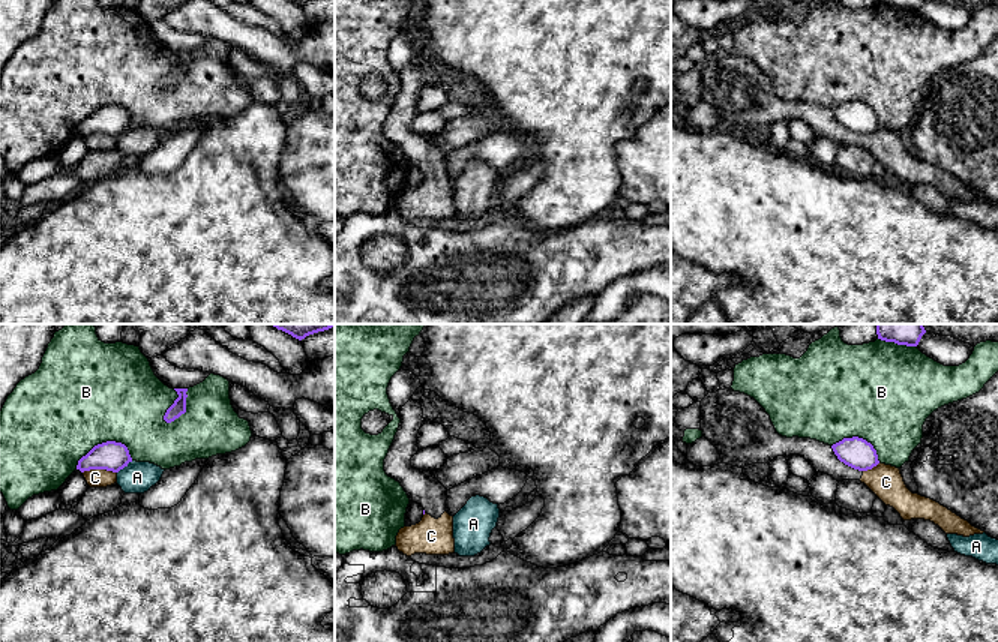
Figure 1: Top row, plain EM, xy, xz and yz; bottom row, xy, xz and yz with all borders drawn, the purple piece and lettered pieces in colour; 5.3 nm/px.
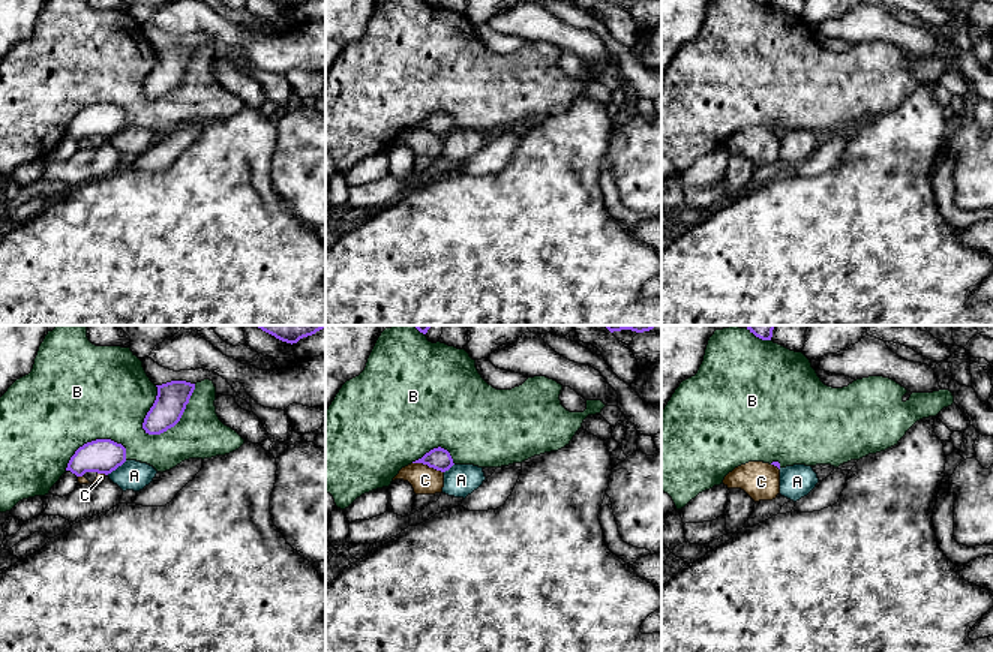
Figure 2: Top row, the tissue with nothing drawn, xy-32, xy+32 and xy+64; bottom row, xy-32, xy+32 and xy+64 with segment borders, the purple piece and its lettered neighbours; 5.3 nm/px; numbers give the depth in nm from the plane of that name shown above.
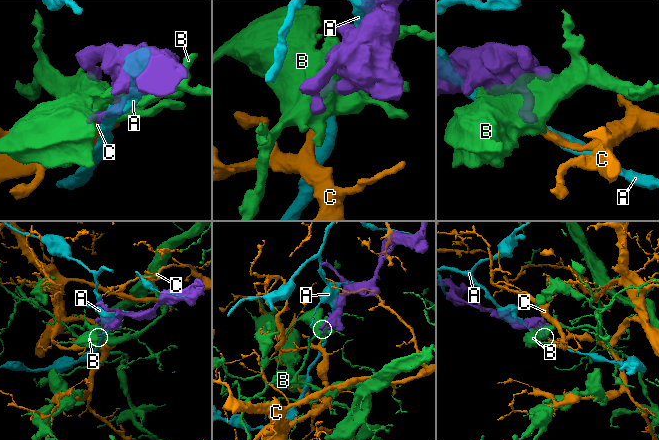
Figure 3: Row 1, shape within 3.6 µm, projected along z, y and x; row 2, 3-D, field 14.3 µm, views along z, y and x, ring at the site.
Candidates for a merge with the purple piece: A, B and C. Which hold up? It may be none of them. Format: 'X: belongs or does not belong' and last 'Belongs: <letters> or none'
A: does not belong
B: does not belong
C: does not belong
Belongs: none

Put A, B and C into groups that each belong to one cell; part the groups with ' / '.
A / B / C

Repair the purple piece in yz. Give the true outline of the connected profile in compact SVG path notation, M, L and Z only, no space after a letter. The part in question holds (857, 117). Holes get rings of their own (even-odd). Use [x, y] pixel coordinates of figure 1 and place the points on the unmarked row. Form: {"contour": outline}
{"contour": "M858 100L843 102L831 112L840 126L858 135L872 134L879 128L873 110Z"}

